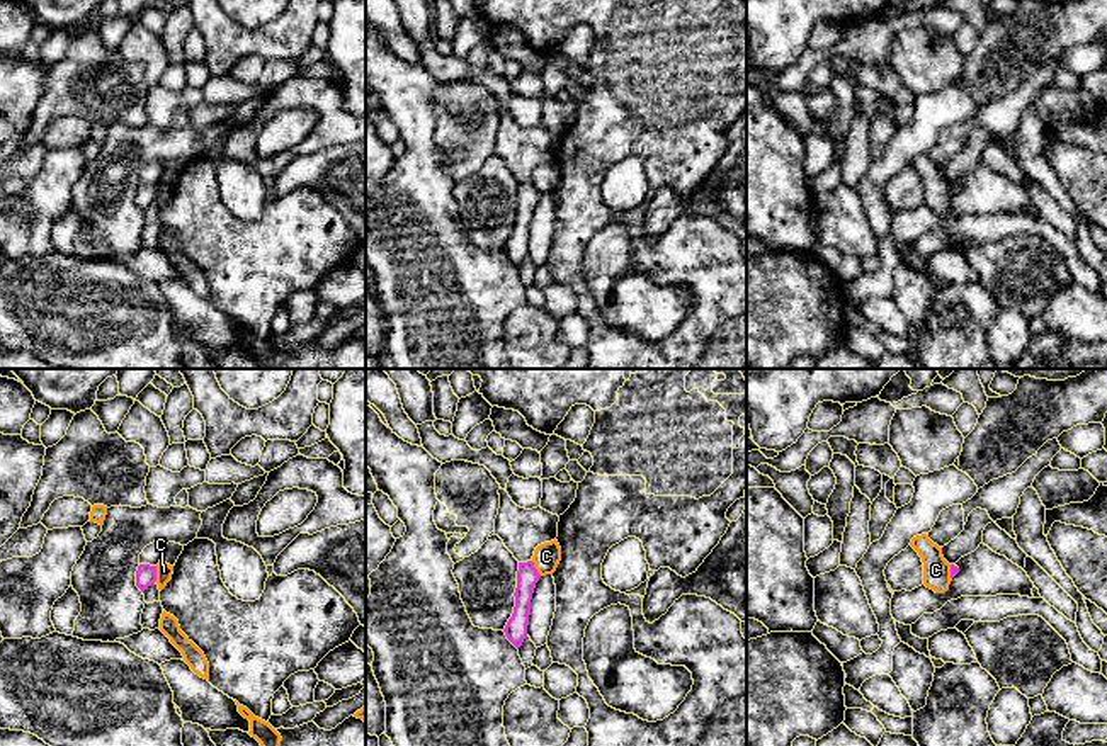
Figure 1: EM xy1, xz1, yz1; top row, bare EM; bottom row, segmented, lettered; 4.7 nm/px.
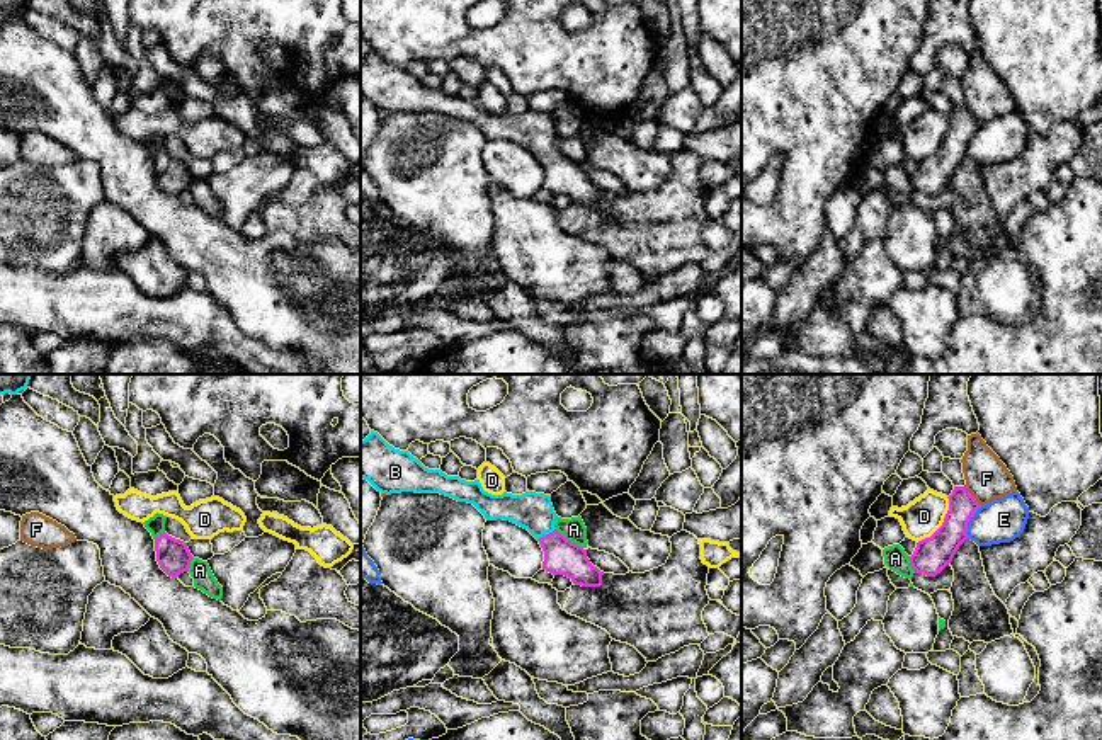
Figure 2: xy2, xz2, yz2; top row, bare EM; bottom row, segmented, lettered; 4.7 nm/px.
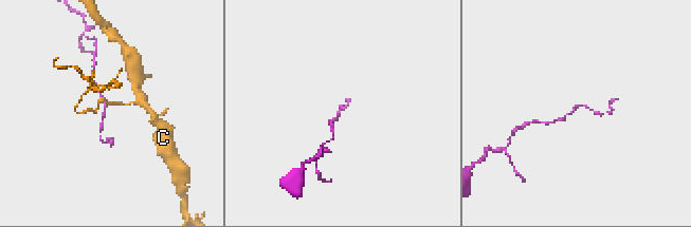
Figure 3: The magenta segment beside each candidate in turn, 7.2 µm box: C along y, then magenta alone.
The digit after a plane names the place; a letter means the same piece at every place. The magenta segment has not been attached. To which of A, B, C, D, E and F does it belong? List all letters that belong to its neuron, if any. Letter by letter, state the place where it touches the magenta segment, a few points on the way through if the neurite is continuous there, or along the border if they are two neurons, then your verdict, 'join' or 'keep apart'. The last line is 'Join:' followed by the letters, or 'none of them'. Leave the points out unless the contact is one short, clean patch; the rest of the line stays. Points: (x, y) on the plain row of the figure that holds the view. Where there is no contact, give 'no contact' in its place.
A: meets magenta in xz2 at (568, 159); border along xz2 (555, 148), (582, 167); keep apart
B: meets magenta in xz2 at (546, 153); runs through xz2 (562, 176), (546, 153), (539, 138), (531, 130); join
C: meets magenta in xy1 at (155, 194); border along xy1 (157, 186), (157, 197), (153, 201); keep apart
D: meets magenta in yz2 at (942, 142); keep apart
E: meets magenta in yz2 at (968, 140); keep apart
F: meets magenta in yz2 at (973, 116); keep apart
Join: B

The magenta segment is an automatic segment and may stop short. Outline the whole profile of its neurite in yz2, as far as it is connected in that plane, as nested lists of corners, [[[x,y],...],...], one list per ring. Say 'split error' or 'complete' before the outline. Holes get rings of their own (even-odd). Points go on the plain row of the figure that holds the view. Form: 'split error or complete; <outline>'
complete; [[[954,105],[947,117],[949,129],[942,145],[930,157],[918,160],[913,174],[908,175],[915,192],[927,196],[940,192],[968,158],[968,141],[981,126],[964,105]]]

